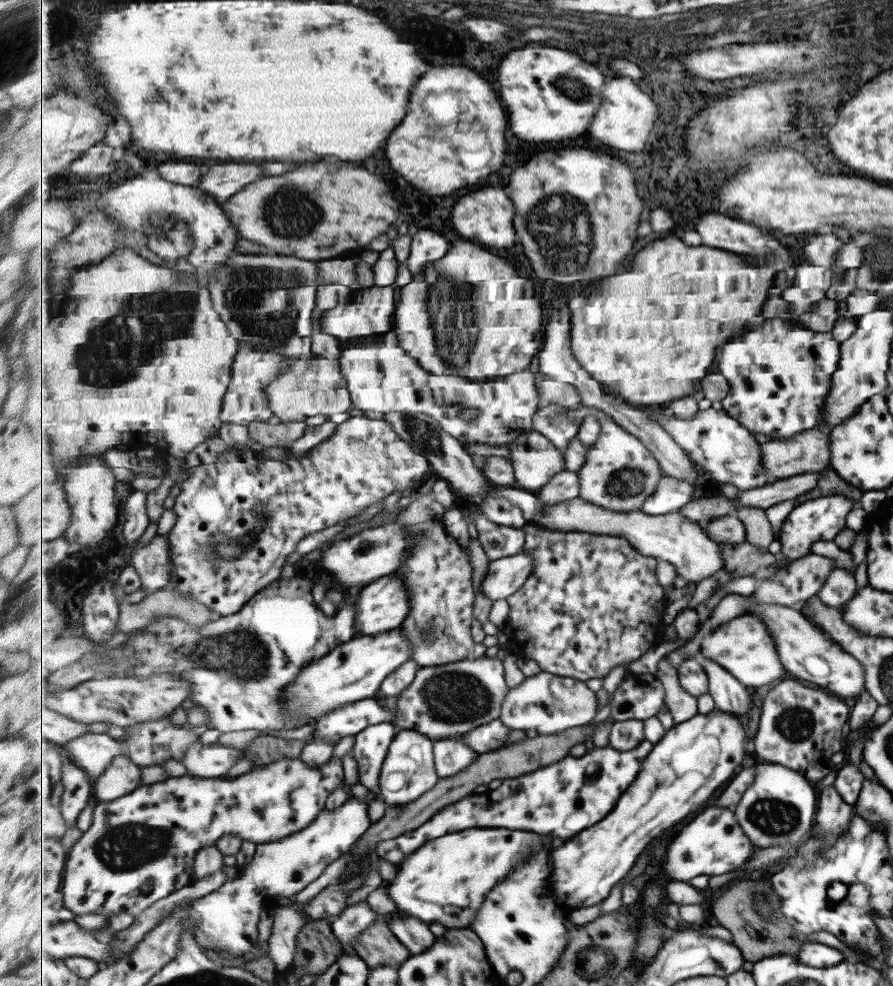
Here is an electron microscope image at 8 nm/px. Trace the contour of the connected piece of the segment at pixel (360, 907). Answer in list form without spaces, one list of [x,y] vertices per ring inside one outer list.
[[[361,902],[357,906],[347,907],[343,914],[334,918],[332,928],[339,941],[354,946],[355,940],[375,922],[375,918],[377,914],[369,908],[369,904]]]

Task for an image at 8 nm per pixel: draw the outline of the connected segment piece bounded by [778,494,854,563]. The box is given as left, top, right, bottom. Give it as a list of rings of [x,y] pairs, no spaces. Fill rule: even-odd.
[[[833,494],[833,496],[823,496],[805,500],[795,507],[784,520],[781,526],[780,536],[783,542],[781,555],[788,559],[788,563],[799,560],[801,556],[811,553],[809,546],[817,540],[832,540],[834,536],[845,527],[845,517],[851,511],[854,501],[843,494]]]

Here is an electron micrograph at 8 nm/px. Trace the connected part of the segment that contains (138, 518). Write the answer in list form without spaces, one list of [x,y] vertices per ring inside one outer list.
[[[133,490],[125,502],[127,518],[123,525],[123,535],[130,546],[135,545],[137,540],[147,532],[147,528],[151,526],[145,502],[147,502],[147,491],[142,490]]]

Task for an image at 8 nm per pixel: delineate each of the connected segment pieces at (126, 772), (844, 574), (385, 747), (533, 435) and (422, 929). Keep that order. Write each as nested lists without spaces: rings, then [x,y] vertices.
[[[115,757],[108,770],[94,780],[93,797],[98,802],[113,802],[142,785],[142,767],[131,758]]]
[[[843,568],[831,569],[827,579],[817,594],[815,594],[823,604],[835,609],[843,608],[850,596],[857,590],[855,579],[849,570]]]
[[[383,722],[371,726],[356,736],[352,750],[359,762],[360,784],[383,800],[380,788],[383,762],[397,734],[393,723]]]
[[[539,431],[519,435],[509,450],[519,488],[537,493],[551,483],[553,476],[567,470],[563,453]]]
[[[417,918],[395,920],[391,928],[395,928],[395,936],[399,936],[399,940],[403,940],[403,944],[413,950],[413,954],[421,954],[435,944],[435,936],[429,926]]]

